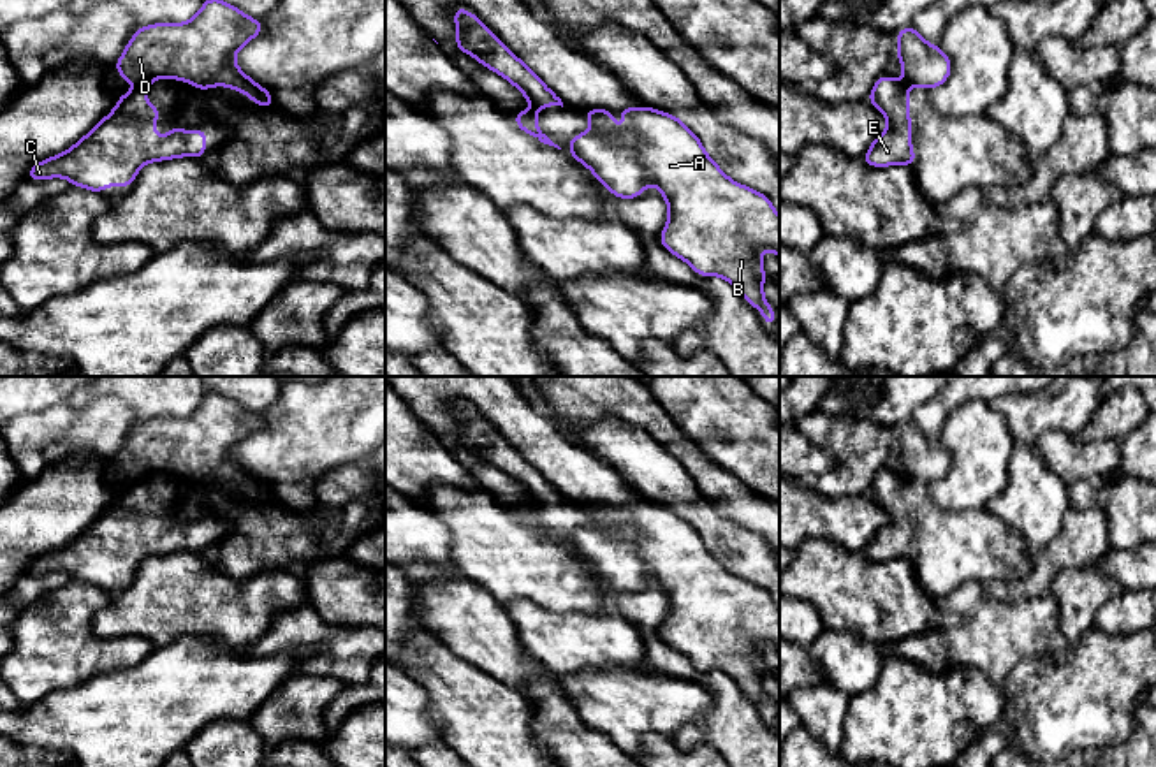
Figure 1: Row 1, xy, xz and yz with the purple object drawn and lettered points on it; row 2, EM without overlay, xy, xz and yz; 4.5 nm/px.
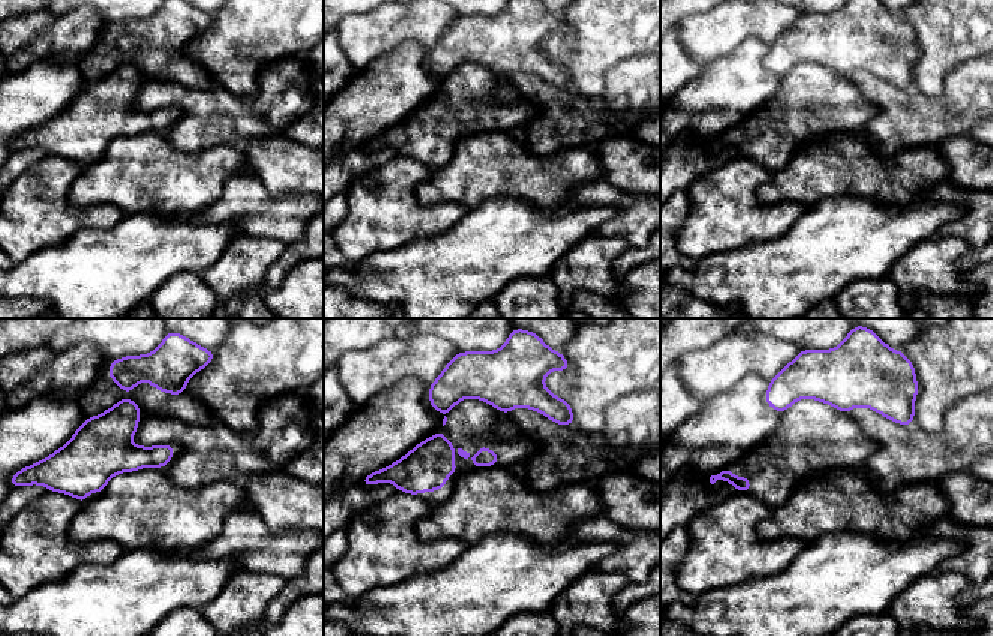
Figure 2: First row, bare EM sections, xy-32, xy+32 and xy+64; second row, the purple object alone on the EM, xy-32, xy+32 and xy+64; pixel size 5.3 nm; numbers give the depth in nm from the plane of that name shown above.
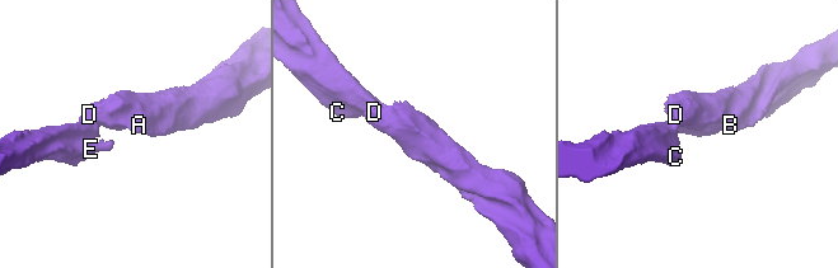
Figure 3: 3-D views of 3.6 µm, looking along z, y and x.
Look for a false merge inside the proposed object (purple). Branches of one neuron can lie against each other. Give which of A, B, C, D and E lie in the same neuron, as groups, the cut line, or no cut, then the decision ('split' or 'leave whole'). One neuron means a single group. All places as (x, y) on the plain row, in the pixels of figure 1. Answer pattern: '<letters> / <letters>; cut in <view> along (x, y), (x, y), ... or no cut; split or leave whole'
A B D / C E; cut in xy along (148, 475), (136, 482); split

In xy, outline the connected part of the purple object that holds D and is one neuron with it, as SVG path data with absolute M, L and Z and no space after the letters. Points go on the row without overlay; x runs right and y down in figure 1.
M206 392L187 417L141 420L114 461L135 482L162 471L188 475L201 486L220 478L273 503L271 487L234 456L236 447L260 426L262 415L223 394Z

